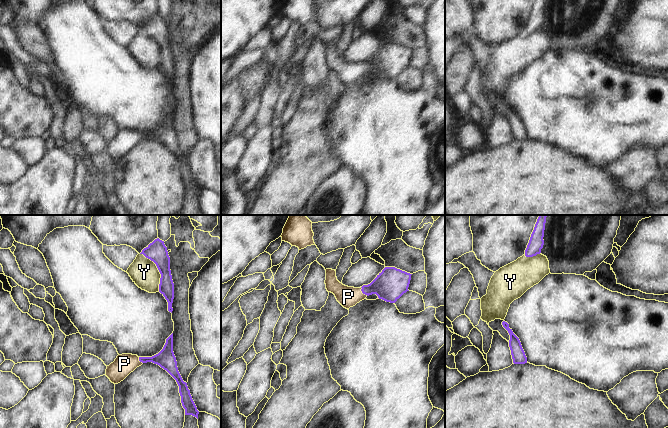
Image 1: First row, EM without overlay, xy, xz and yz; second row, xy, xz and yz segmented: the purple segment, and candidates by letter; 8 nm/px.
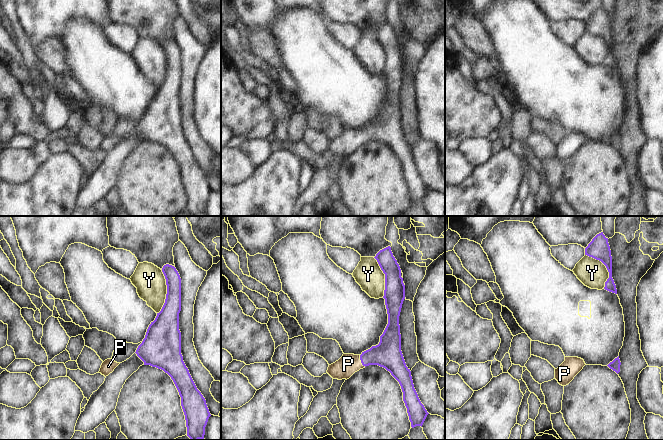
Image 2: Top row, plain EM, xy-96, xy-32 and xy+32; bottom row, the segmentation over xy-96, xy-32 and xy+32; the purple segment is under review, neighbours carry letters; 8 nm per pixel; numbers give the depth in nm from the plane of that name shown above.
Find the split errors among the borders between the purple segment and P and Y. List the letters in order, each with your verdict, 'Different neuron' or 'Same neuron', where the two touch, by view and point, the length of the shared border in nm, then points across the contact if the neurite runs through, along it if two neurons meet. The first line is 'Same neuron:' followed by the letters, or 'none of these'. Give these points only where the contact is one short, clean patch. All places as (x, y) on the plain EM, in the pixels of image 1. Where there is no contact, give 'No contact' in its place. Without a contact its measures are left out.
Same neuron: P
P: Same neuron. Touches purple at xz (362, 68). Shared border 90 nm. Path across: xz (390, 60), (362, 68), (348, 73)
Y: Different neuron. Touches purple at xy (158, 45). Shared border 340 nm

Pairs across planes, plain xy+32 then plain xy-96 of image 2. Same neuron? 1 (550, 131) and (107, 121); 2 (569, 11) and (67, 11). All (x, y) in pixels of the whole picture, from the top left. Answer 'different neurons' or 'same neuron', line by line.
1: same neuron
2: different neurons

